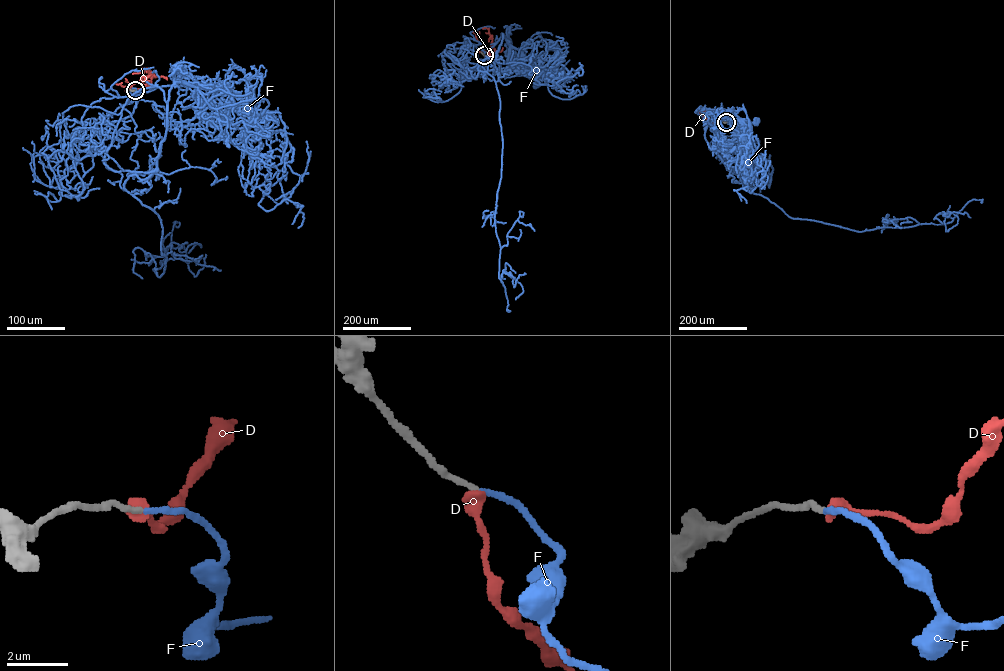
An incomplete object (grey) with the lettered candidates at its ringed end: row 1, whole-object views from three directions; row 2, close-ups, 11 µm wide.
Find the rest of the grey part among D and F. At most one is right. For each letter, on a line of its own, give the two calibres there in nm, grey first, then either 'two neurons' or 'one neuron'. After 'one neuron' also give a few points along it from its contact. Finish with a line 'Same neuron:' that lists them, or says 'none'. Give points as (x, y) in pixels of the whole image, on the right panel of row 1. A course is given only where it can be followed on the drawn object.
D: 180/460 nm | two neurons
F: 180/190 nm | one neuron | via (726, 122), (732, 123), (739, 118), (756, 121)
Same neuron: F

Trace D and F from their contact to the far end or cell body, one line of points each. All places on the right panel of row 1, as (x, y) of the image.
D: (726, 122), (729, 121), (720, 112), (722, 118), (715, 121), (703, 116)
F: (726, 122), (732, 123), (739, 118), (756, 121)

